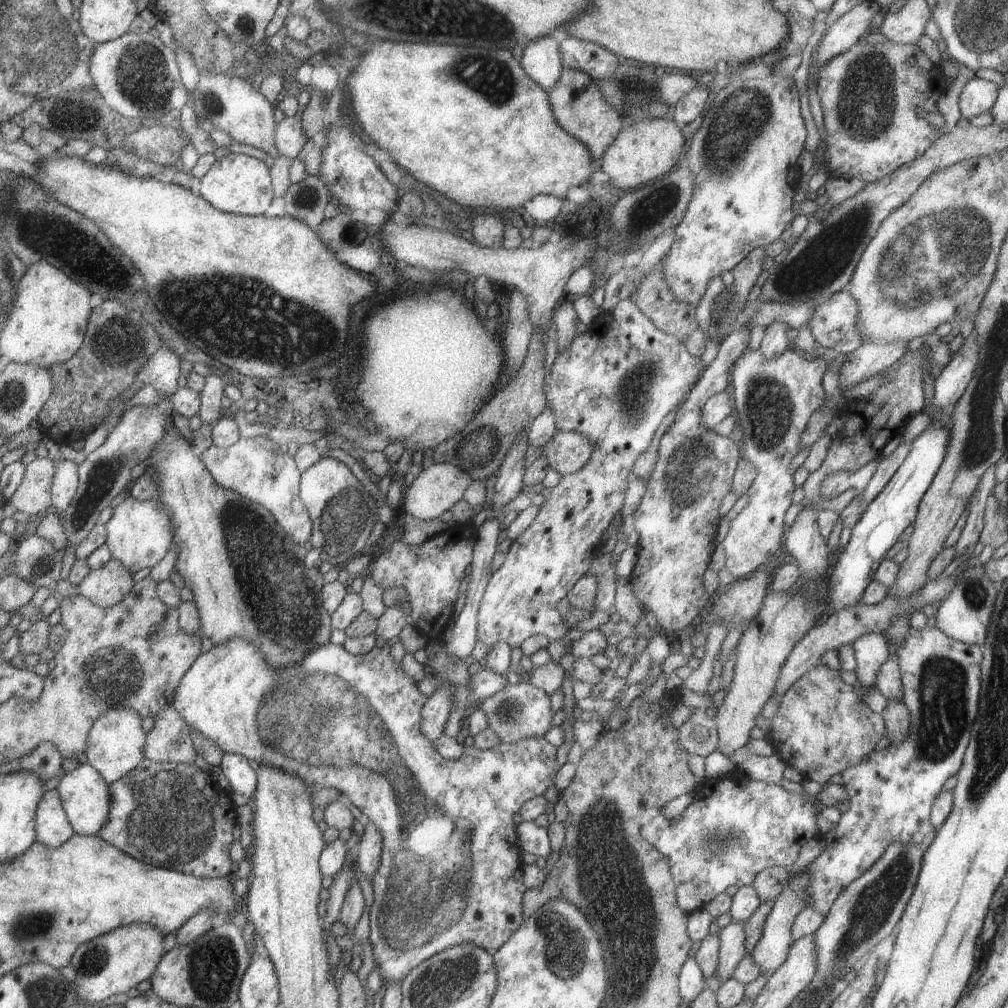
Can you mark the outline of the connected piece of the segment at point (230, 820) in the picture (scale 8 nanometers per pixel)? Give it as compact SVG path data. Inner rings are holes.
M141 760L125 776L108 785L109 814L97 838L115 846L115 849L149 866L191 874L197 878L218 878L230 875L229 850L233 827L236 825L236 808L231 804L230 793L221 789L215 778L193 764L173 764Z

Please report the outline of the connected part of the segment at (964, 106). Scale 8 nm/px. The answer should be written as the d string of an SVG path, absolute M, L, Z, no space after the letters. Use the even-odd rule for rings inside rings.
M971 78L959 93L959 114L970 120L981 113L988 112L995 103L998 86L987 80Z

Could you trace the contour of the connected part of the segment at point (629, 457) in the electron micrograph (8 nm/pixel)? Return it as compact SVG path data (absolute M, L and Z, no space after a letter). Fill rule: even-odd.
M623 298L619 300L612 310L606 312L600 312L598 317L594 318L594 321L590 325L586 326L586 330L583 332L577 332L569 344L569 348L565 352L559 352L556 354L555 360L547 378L545 378L545 386L543 393L546 401L546 408L549 408L553 412L553 418L555 420L556 431L579 431L585 436L585 440L591 442L593 446L593 452L585 465L579 468L577 472L572 474L565 474L559 478L559 482L555 487L551 488L551 494L546 498L541 506L538 507L538 512L533 518L533 522L527 526L527 528L511 542L509 550L504 554L504 560L500 568L497 568L495 572L492 572L487 586L485 586L485 592L481 596L481 602L479 602L479 608L477 608L477 623L476 623L476 639L481 642L485 647L491 648L497 642L505 642L507 646L514 648L520 647L521 642L529 638L529 636L535 636L543 634L549 641L561 640L566 636L567 628L565 628L564 622L561 621L561 616L556 610L555 604L567 595L567 592L573 588L573 584L581 578L581 576L588 575L589 566L591 566L591 560L600 554L601 549L601 536L605 532L605 528L611 524L611 520L615 518L615 512L622 508L624 502L628 480L632 477L631 471L634 461L647 449L647 446L653 440L653 434L657 430L661 420L673 410L677 408L681 402L684 402L685 394L689 392L691 386L695 385L695 382L699 379L699 376L706 368L705 364L701 362L699 357L692 356L684 348L684 345L674 338L672 335L666 335L661 330L653 325L653 322L635 306L635 302L631 302L629 298Z

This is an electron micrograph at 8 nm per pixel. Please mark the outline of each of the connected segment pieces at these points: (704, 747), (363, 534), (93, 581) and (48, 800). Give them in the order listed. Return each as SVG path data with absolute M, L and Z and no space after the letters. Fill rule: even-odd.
M692 709L691 714L677 729L678 740L689 755L706 758L717 748L717 726L714 718L705 714L705 709Z
M320 457L313 466L300 472L299 499L303 502L312 523L310 541L313 548L319 550L321 561L332 567L341 568L349 559L364 552L365 542L378 519L377 504L372 494L365 492L361 482L349 468L334 458Z
M110 559L98 570L90 570L77 584L77 596L87 598L95 606L107 608L121 602L133 584L129 570L121 562Z
M57 790L44 792L35 808L35 842L47 848L57 848L73 836Z

